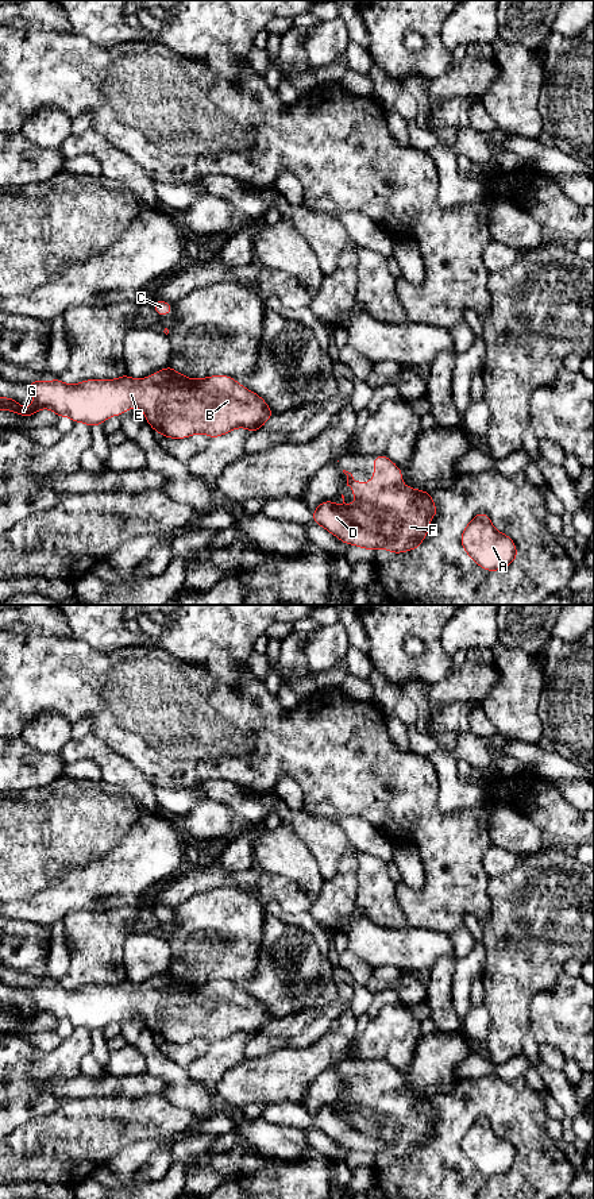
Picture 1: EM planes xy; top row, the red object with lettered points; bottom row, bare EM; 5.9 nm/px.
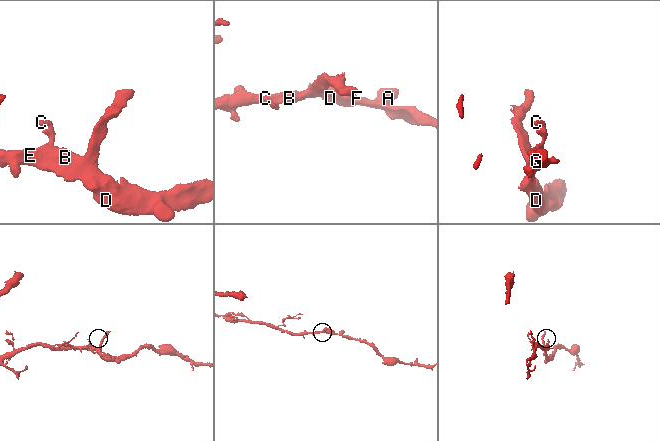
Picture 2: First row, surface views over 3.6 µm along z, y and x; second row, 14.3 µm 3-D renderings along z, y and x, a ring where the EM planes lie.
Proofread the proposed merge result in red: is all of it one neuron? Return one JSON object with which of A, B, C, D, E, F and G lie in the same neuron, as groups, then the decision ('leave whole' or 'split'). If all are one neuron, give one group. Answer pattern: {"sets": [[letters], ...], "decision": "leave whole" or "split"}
{"sets": [["A", "B", "C", "D", "E", "F", "G"]], "decision": "leave whole"}

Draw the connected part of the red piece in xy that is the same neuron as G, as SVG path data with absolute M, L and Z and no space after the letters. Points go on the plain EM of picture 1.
M171 971L157 976L143 984L122 979L117 984L88 984L76 990L66 990L59 983L55 986L27 987L34 1007L23 1013L9 1002L0 1002L0 1014L8 1014L23 1022L31 1022L38 1015L51 1014L58 1022L68 1021L74 1028L89 1032L103 1029L111 1021L120 1021L130 1013L142 1013L151 1033L166 1042L185 1044L193 1038L207 1038L211 1044L225 1040L235 1033L250 1037L261 1034L274 1019L263 1003L243 992L228 980L212 980L190 984L177 978Z

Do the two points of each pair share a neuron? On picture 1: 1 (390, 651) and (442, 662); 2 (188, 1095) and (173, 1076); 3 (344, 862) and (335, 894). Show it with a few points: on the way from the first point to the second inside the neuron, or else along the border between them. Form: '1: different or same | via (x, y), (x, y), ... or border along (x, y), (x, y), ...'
1: same | via (402, 663), (429, 664)
2: same | via (184, 1091), (177, 1080)
3: same | via (344, 870), (342, 886)

